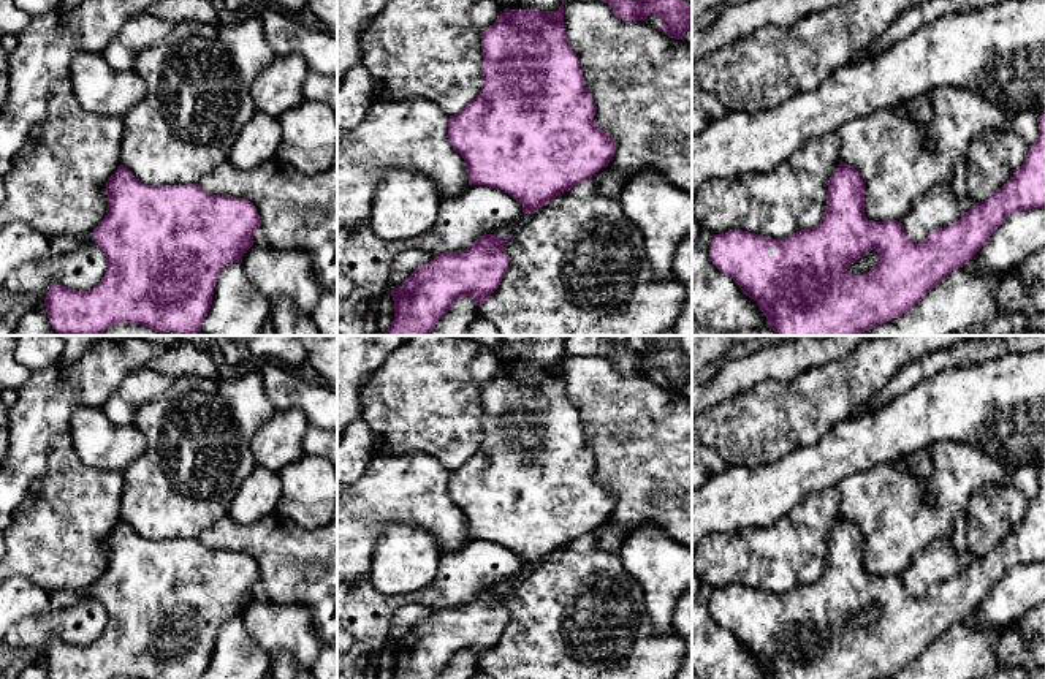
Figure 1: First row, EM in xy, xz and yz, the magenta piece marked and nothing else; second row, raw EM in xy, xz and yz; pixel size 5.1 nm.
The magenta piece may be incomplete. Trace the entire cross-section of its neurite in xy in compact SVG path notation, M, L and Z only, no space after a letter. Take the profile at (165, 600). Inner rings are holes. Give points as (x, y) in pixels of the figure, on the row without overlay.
M124 519L106 538L108 565L98 581L84 590L44 589L24 576L0 584L0 638L24 617L65 609L86 597L95 597L106 609L106 628L101 636L78 646L52 639L44 652L51 679L203 679L211 660L220 625L228 617L242 617L253 600L253 587L261 581L255 560L244 552L220 551L204 546L198 538L147 540Z

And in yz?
M1045 465L1039 491L1013 530L958 576L931 586L920 598L906 590L901 576L866 573L864 535L855 522L841 516L828 535L819 579L784 594L730 584L712 590L709 611L757 657L766 679L882 679L909 666L952 625L963 622L1009 570L1034 562L1045 562ZM871 605L879 608L879 619L866 628L850 628L847 624Z

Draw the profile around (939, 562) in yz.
M939 538L929 548L914 556L901 578L906 590L912 597L920 598L931 586L958 576L961 570L953 538Z

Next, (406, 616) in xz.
M404 605L391 617L390 622L390 643L399 641L416 622L432 616L439 608L428 605Z

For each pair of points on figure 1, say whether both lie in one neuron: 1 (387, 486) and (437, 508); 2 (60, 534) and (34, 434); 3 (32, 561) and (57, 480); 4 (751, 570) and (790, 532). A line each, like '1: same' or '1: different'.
1: same
2: different
3: same
4: same

